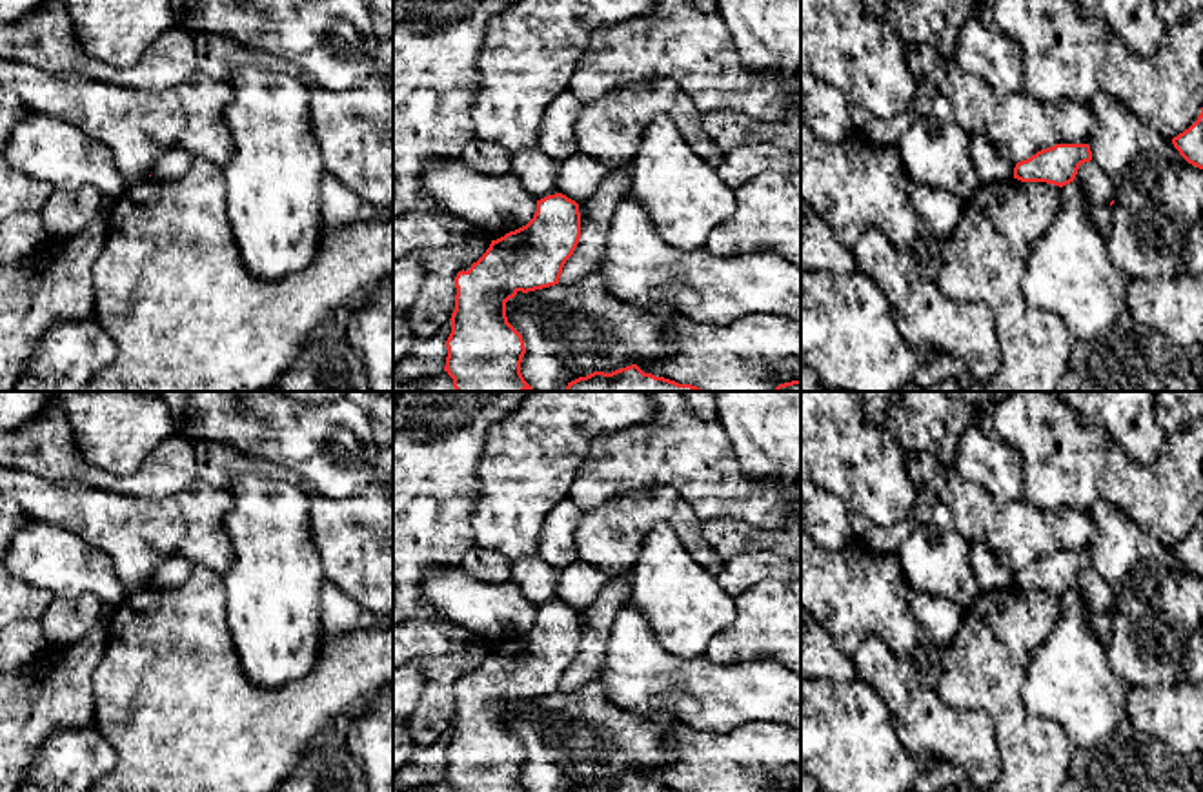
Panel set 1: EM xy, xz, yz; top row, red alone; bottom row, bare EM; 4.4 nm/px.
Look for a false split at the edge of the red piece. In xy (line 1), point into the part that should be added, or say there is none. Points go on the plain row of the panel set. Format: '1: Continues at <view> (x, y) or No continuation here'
1: No continuation here

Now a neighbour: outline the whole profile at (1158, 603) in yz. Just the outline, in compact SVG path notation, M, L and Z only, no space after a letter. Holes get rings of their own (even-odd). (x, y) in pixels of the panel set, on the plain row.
M1097 501L1087 513L1094 524L1088 546L1092 570L1114 594L1108 663L1128 686L1183 683L1183 646L1203 621L1203 577L1188 572L1170 548L1110 503Z

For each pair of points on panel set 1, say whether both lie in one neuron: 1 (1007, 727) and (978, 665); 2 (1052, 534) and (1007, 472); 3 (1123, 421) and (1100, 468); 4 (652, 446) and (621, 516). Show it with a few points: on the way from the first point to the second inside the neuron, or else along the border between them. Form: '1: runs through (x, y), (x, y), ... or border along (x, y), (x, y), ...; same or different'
1: runs through (1007, 712), (987, 689), (987, 680); same
2: border along (981, 485), (998, 497), (1021, 499); different
3: border along (1078, 414), (1134, 461), (1149, 463); different
4: border along (674, 487), (634, 488), (592, 508); different

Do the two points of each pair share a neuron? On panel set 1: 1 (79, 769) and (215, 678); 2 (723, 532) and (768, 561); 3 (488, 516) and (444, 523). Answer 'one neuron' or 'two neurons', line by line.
1: two neurons
2: two neurons
3: two neurons

